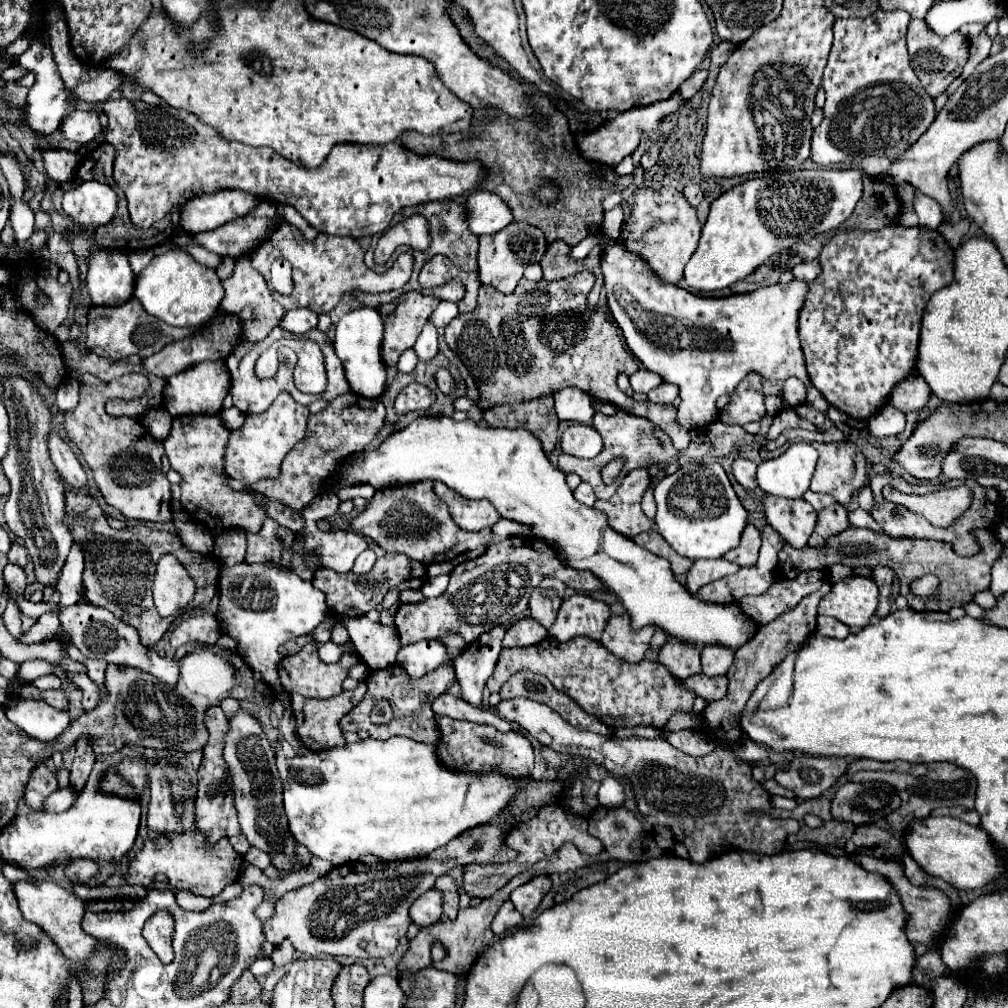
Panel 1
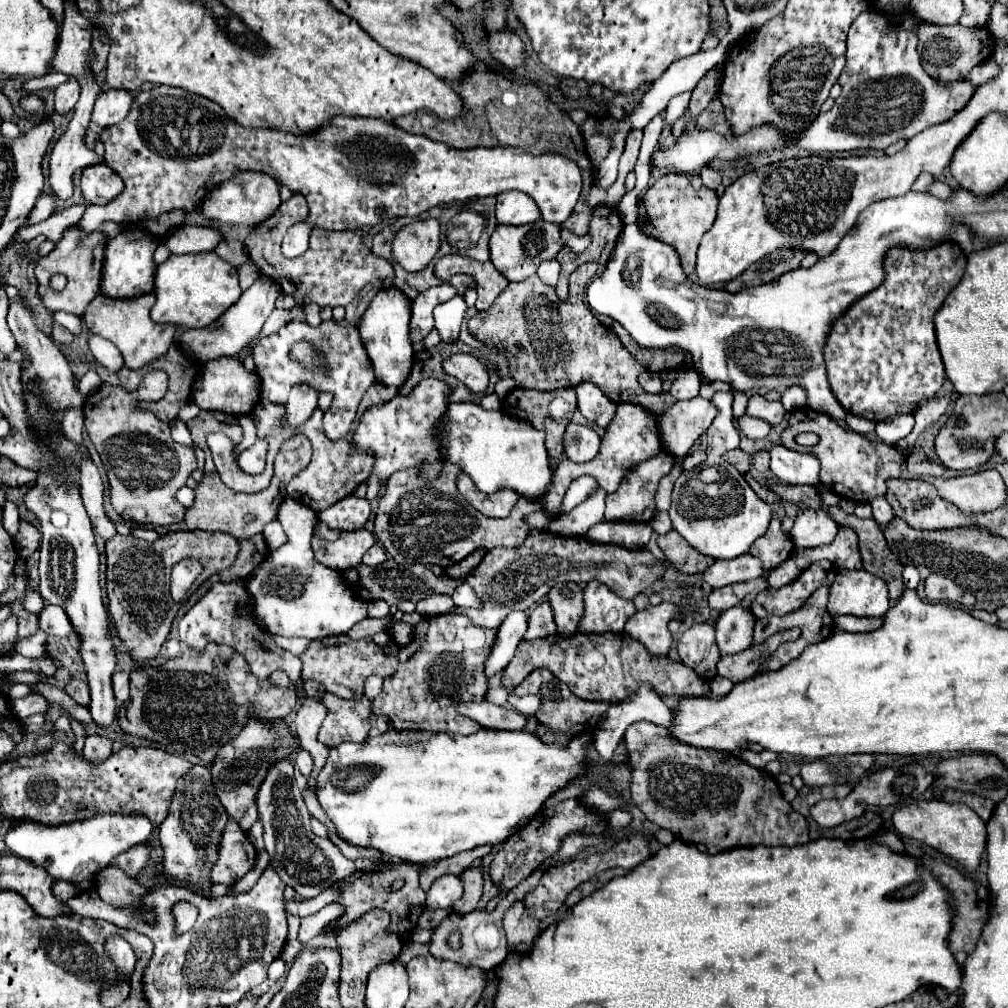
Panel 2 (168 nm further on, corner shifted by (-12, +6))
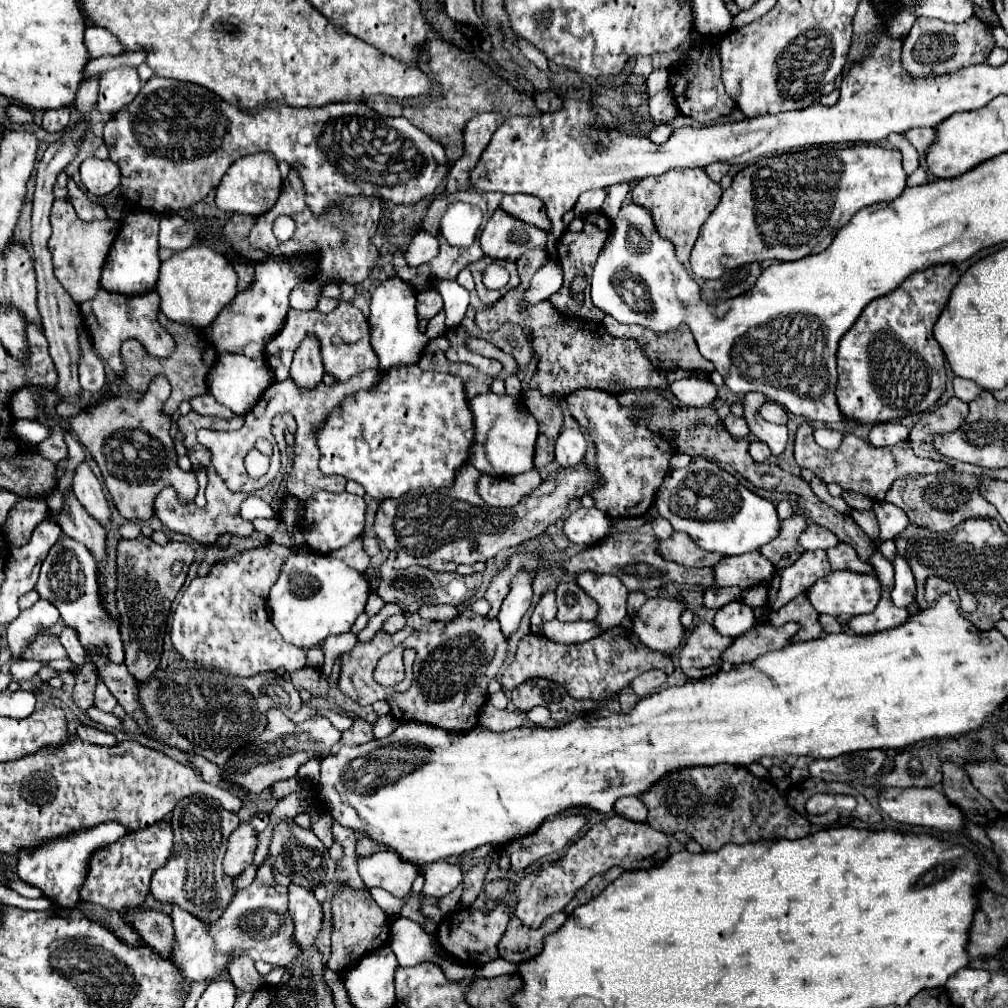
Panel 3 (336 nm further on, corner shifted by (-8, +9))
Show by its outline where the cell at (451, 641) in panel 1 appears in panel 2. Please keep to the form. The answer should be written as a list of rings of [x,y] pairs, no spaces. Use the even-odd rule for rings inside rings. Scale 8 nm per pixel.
[[[450,612],[446,616],[424,618],[412,632],[412,642],[402,646],[400,650],[400,668],[392,678],[384,680],[382,692],[374,698],[372,710],[374,714],[384,714],[390,718],[396,730],[428,730],[428,732],[446,732],[446,734],[472,734],[478,732],[480,726],[460,716],[456,706],[460,702],[480,702],[488,690],[488,676],[484,674],[484,662],[494,646],[496,630],[480,628],[468,620],[462,612]]]

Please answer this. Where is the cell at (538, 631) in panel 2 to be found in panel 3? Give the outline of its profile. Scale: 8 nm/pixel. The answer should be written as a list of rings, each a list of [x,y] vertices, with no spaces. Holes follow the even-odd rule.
[[[546,591],[542,595],[542,599],[538,601],[538,605],[534,607],[534,613],[532,613],[532,619],[530,619],[530,631],[534,635],[540,633],[540,627],[546,623],[546,621],[552,621],[556,617],[556,601],[554,601],[554,591]]]

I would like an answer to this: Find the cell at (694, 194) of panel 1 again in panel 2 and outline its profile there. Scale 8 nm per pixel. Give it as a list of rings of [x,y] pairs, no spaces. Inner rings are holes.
[[[710,166],[702,168],[700,178],[702,178],[702,182],[704,182],[708,188],[712,188],[712,190],[716,190],[716,188],[720,186],[720,182],[722,182],[720,172],[718,172],[718,170],[714,170],[714,168],[710,168]]]

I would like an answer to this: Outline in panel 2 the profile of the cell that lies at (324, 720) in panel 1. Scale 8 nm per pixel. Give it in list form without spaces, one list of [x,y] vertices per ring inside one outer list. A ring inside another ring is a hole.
[[[326,694],[322,702],[328,708],[328,716],[322,722],[322,728],[318,734],[318,740],[324,746],[336,748],[342,742],[364,742],[368,738],[368,732],[370,732],[370,700],[366,696],[360,700],[344,700],[344,698],[338,698],[334,694]]]

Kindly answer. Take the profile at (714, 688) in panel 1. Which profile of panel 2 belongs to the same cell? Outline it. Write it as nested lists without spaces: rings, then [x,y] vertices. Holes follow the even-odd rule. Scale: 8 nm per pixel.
[[[798,628],[786,630],[786,632],[778,632],[774,636],[770,636],[764,644],[754,644],[748,650],[740,652],[740,654],[730,654],[730,656],[722,656],[718,662],[718,674],[730,678],[734,684],[742,682],[744,678],[754,676],[760,666],[764,666],[764,662],[774,654],[774,650],[782,644],[782,642],[790,642],[796,640],[800,636]]]

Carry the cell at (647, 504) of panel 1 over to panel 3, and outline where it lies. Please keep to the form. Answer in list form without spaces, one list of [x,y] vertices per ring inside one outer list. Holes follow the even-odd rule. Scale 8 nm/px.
[[[656,517],[654,523],[652,523],[652,529],[654,529],[654,533],[656,533],[658,539],[666,539],[666,537],[670,537],[672,531],[674,531],[672,525],[670,525],[664,517]]]

